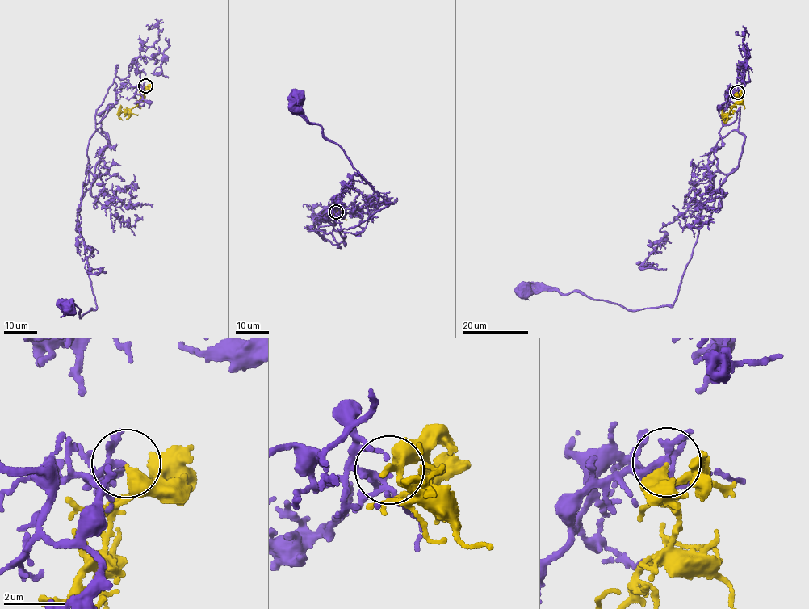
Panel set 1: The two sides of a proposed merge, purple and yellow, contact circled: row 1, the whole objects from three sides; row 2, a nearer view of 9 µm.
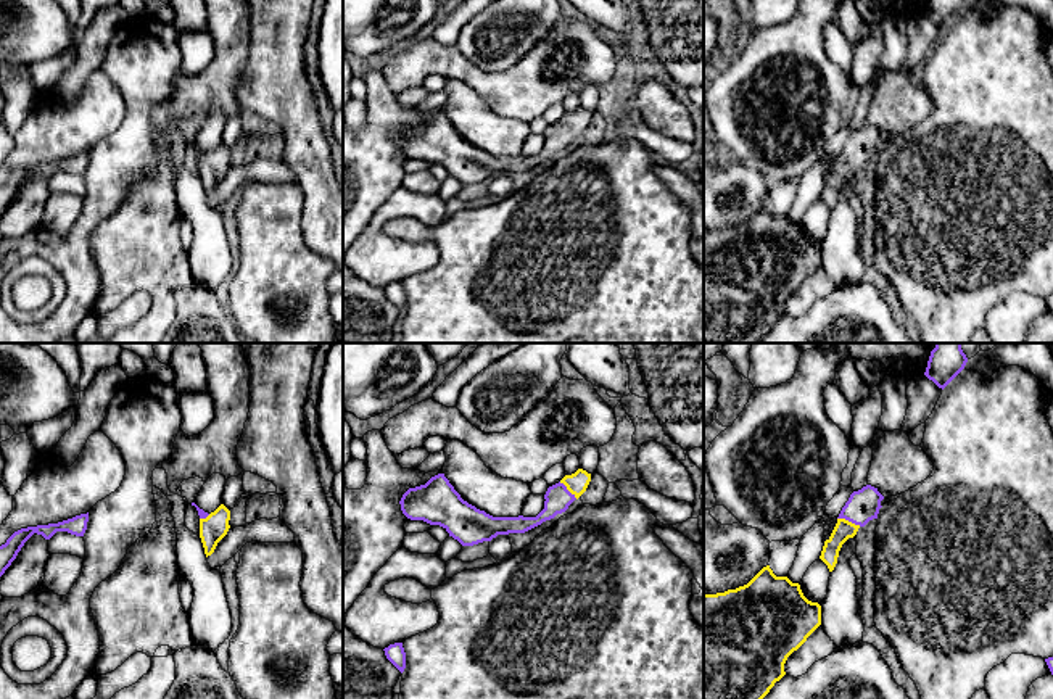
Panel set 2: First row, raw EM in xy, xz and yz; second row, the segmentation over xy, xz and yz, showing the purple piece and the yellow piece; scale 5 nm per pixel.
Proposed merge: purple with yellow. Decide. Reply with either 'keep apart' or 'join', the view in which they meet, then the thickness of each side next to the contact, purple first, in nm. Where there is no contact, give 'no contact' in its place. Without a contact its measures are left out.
join; contact in yz; calibres 160 and 90 nm

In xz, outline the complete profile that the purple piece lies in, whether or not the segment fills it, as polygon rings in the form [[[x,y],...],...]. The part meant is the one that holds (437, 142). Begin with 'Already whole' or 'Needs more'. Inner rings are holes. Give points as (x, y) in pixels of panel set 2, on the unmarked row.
Needs more. [[[578,108],[547,127],[544,148],[536,156],[493,156],[460,137],[444,113],[432,116],[425,124],[409,127],[399,143],[411,159],[423,159],[443,166],[462,185],[491,180],[498,174],[525,172],[562,153],[588,127],[591,113]]]

